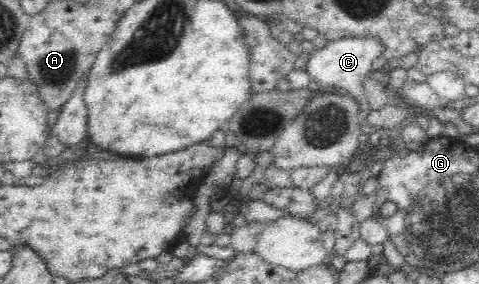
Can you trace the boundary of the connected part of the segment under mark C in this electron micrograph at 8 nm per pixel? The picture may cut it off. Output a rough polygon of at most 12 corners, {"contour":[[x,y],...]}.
{"contour":[[377,37],[329,41],[311,52],[309,80],[343,88],[357,102],[363,79],[381,57]]}

